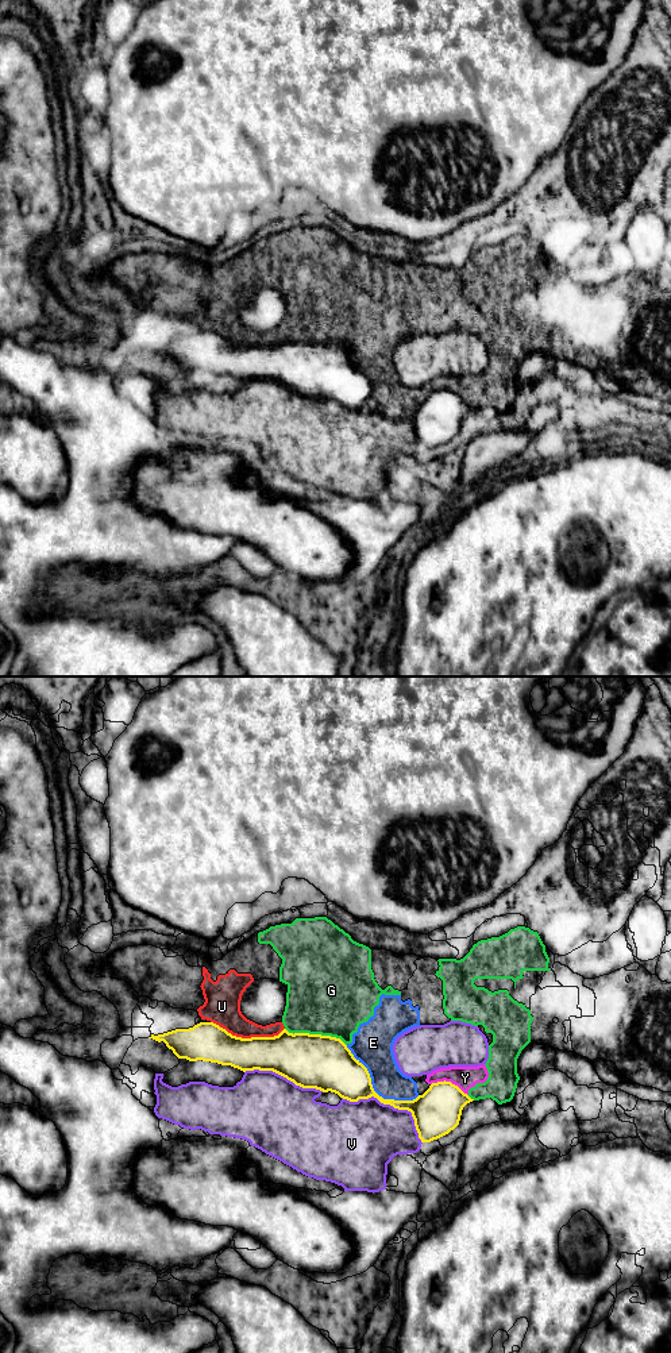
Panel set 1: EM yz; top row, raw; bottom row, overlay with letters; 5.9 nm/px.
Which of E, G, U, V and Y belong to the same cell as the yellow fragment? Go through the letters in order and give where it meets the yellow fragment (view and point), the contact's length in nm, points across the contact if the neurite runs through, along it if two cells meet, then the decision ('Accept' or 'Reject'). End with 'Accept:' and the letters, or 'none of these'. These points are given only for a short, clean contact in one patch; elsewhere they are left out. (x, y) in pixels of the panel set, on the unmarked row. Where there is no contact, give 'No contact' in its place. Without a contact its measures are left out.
E: Touches yellow at yz (373, 399). Shared border 550 nm. Reject
G: Touches yellow at yz (316, 343). Shared border 380 nm. Reject
U: Touches yellow at yz (247, 347). Shared border 440 nm. Reject
V: Touches yellow at yz (392, 413). Shared border 550 nm. Reject
Y: Touches yellow at yz (450, 390). Shared border 240 nm. Boundary: yz (431, 392), (450, 389), (467, 404). Reject
Accept: none of these

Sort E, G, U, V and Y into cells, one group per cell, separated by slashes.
E G U Y / V

